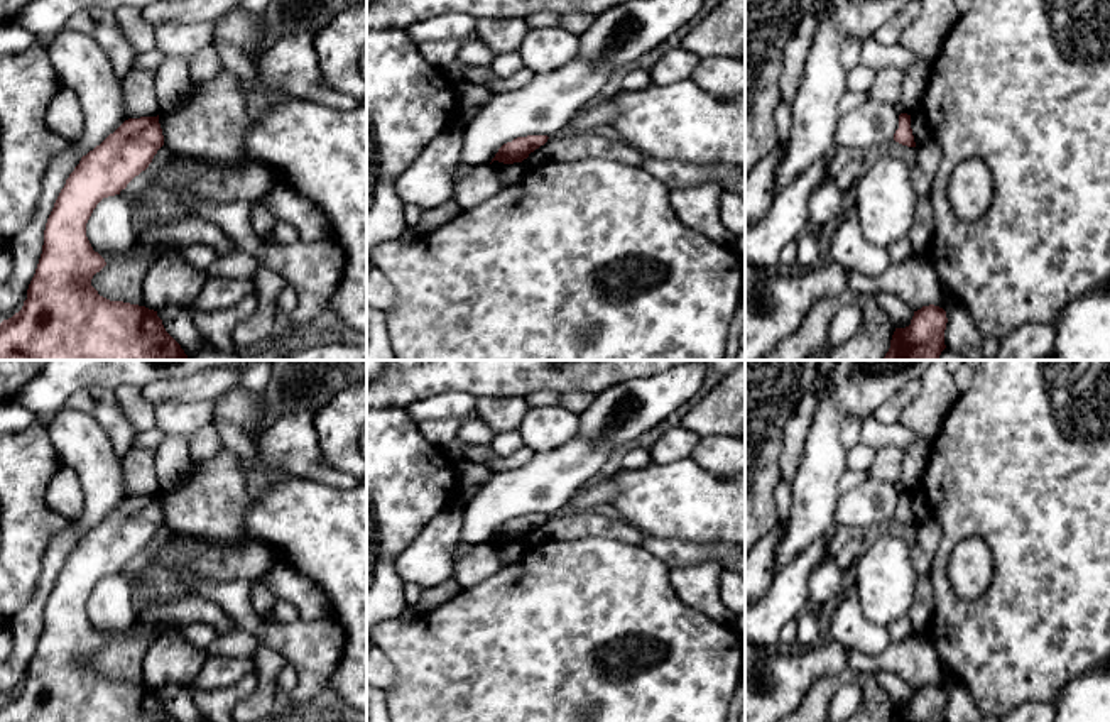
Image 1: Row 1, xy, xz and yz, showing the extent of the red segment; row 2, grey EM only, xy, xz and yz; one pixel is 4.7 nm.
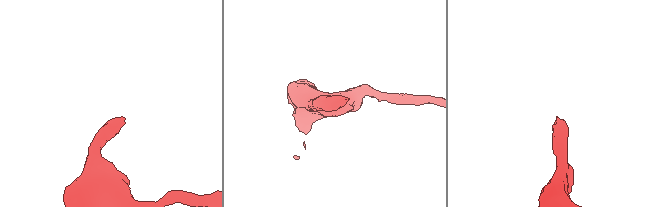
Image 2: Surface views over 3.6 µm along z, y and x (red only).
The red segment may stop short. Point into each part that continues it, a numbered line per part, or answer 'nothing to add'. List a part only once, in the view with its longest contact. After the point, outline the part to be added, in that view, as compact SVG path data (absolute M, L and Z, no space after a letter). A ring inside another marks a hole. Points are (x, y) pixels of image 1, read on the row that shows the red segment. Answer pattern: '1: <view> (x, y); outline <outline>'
nothing to add

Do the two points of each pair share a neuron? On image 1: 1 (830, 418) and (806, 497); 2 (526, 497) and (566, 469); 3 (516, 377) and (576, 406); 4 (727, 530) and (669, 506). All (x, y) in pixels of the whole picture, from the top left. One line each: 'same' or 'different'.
1: same
2: same
3: different
4: same

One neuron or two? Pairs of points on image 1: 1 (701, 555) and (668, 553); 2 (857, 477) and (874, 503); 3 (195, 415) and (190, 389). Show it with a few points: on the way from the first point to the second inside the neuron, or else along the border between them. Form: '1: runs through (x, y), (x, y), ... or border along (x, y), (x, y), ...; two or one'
1: runs through (693, 553), (676, 553); one
2: border along (869, 477), (840, 497); two
3: border along (212, 399), (157, 403), (154, 406); two

